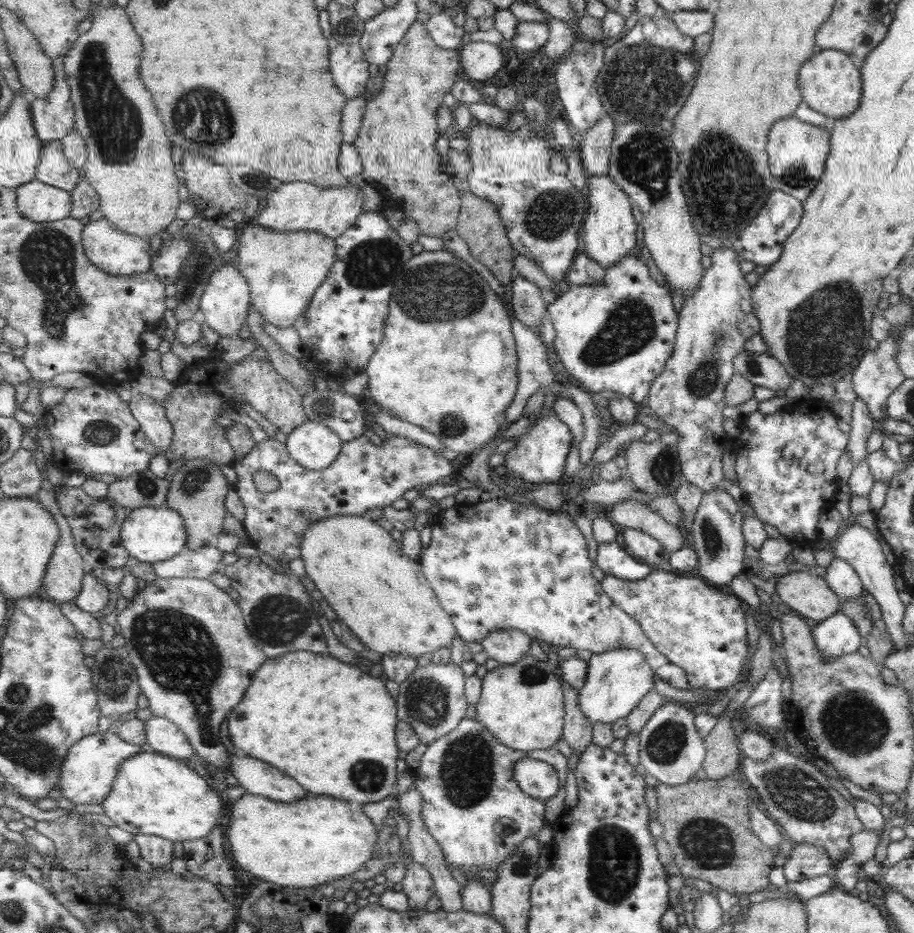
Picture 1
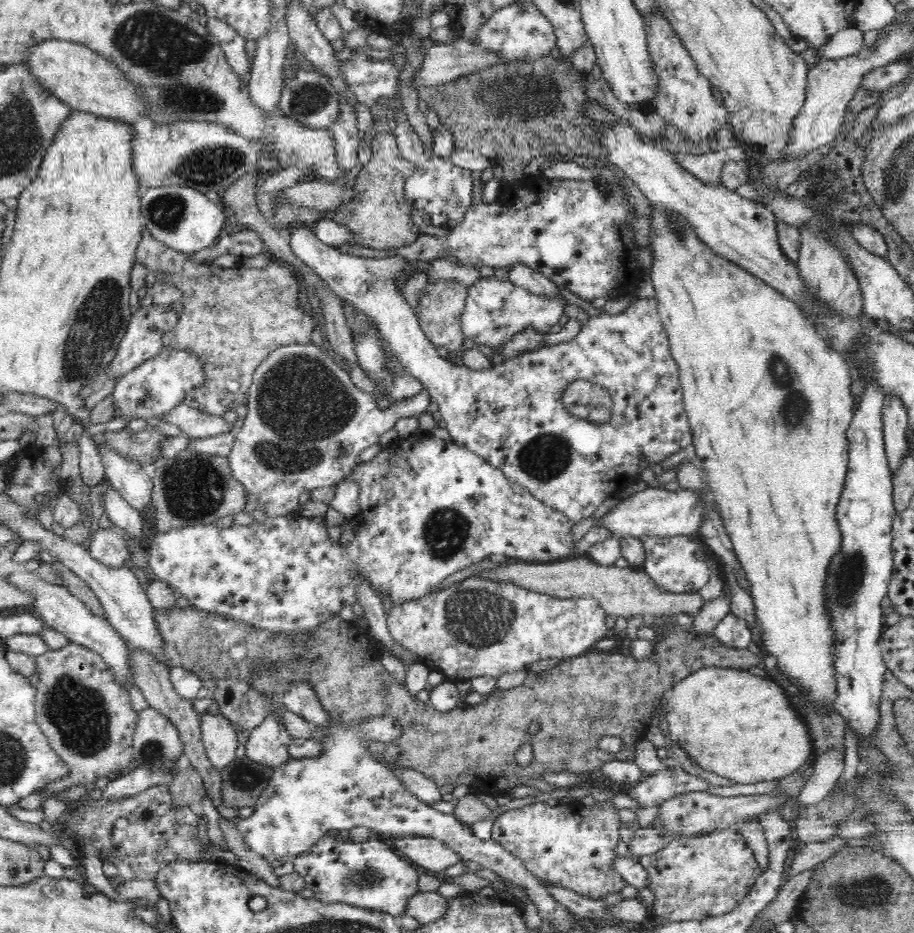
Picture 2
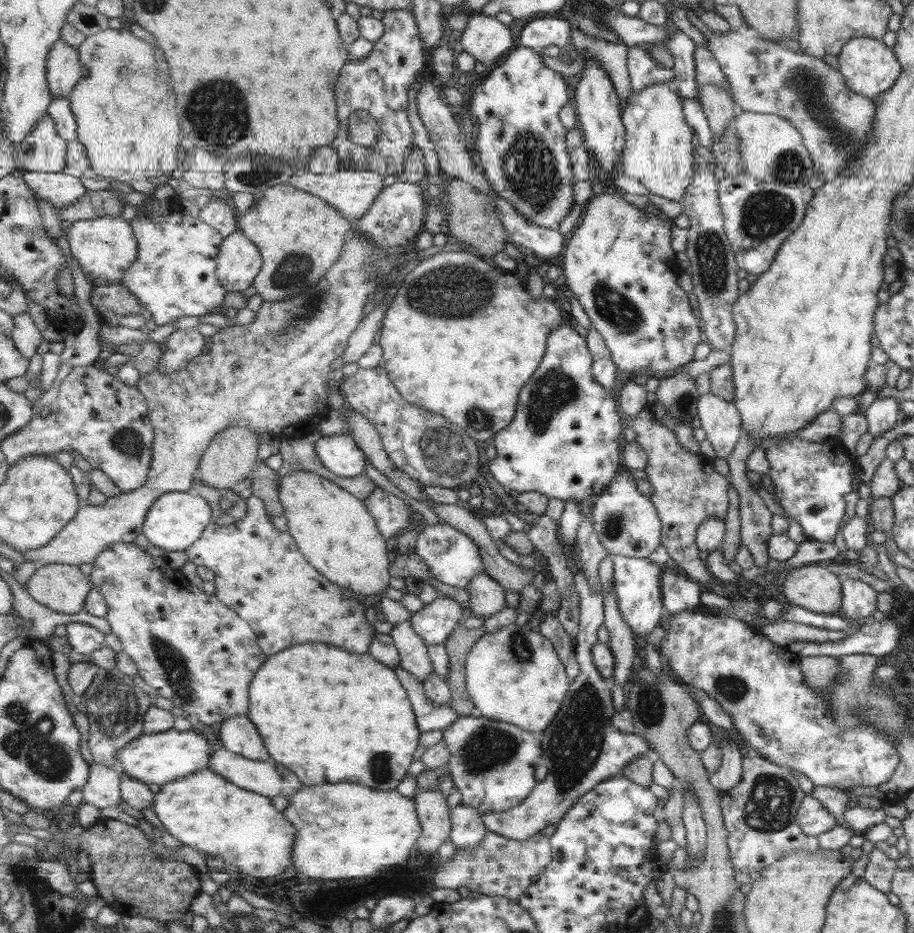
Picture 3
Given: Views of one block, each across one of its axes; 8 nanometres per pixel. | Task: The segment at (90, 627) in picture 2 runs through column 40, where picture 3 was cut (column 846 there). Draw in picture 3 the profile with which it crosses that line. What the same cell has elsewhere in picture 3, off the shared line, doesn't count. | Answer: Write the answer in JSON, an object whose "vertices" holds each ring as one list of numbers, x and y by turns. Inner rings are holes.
{"vertices":[[840,578,840,586,841,608,837,613,855,628,862,624,863,618,873,614,877,592,856,578]]}

